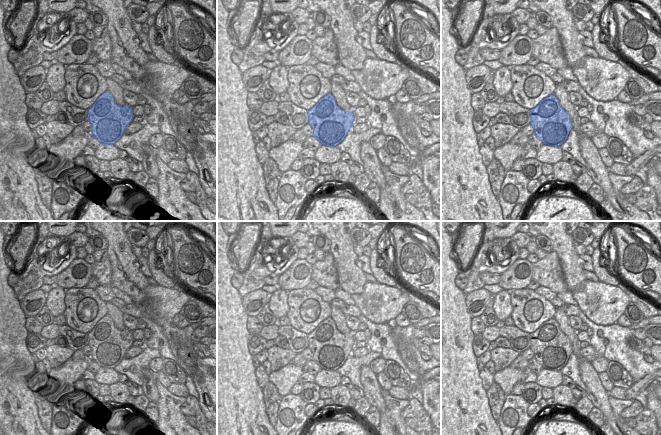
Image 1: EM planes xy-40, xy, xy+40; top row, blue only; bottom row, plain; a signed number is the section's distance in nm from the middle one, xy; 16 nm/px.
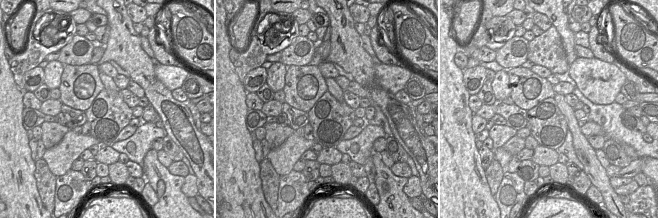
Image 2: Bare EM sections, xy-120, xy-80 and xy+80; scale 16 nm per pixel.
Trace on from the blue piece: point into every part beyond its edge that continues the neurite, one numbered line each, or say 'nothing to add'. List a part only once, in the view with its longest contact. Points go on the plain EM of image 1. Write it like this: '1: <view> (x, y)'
nothing to add

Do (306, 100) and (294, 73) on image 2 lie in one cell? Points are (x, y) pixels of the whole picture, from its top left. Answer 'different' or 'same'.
same

